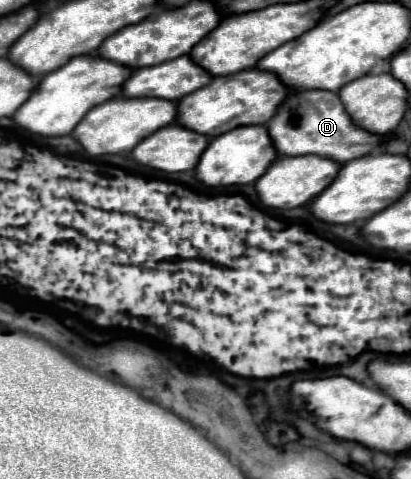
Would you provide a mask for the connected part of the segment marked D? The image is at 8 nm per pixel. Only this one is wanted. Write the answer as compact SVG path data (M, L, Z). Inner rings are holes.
M294 91L280 105L278 113L268 121L268 133L280 155L322 155L338 163L348 163L352 159L364 157L374 151L384 137L370 133L352 123L340 97L332 91Z

